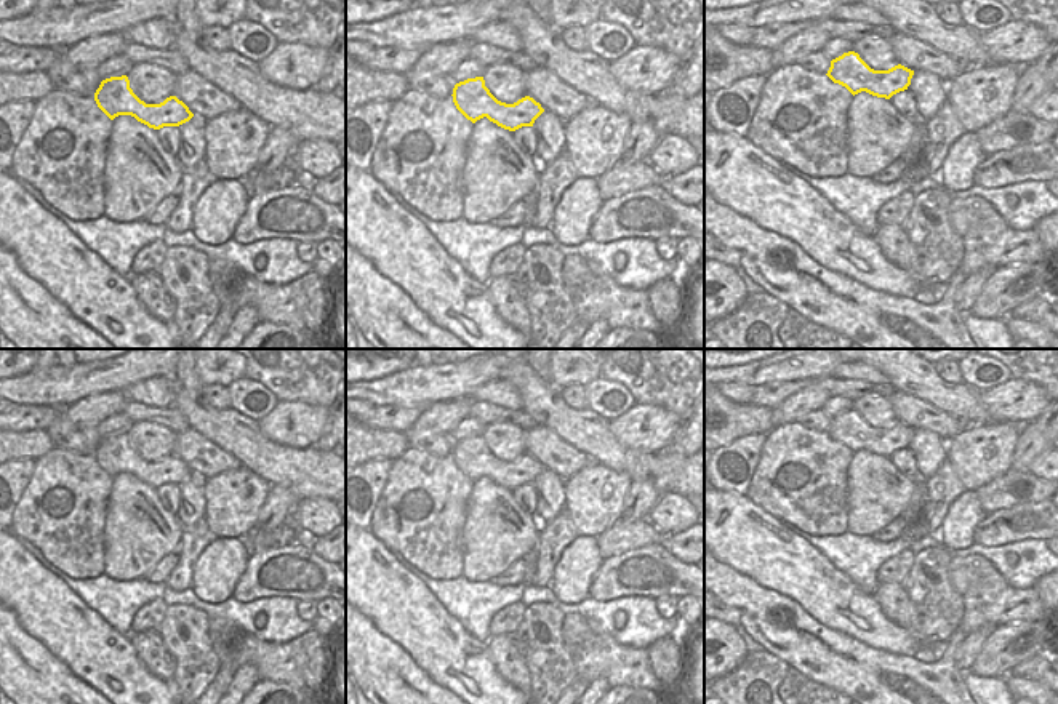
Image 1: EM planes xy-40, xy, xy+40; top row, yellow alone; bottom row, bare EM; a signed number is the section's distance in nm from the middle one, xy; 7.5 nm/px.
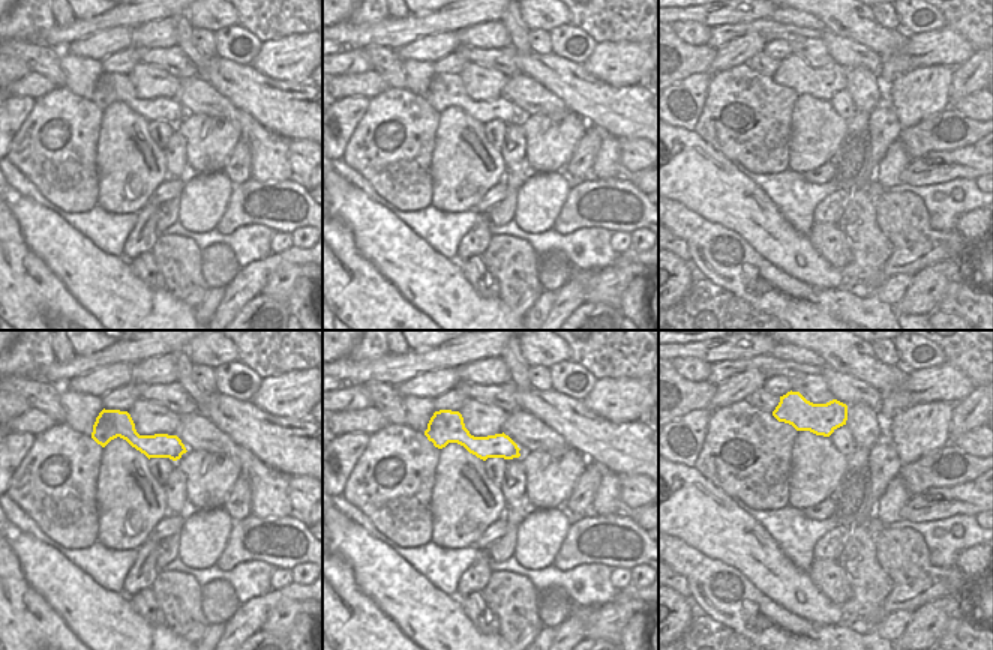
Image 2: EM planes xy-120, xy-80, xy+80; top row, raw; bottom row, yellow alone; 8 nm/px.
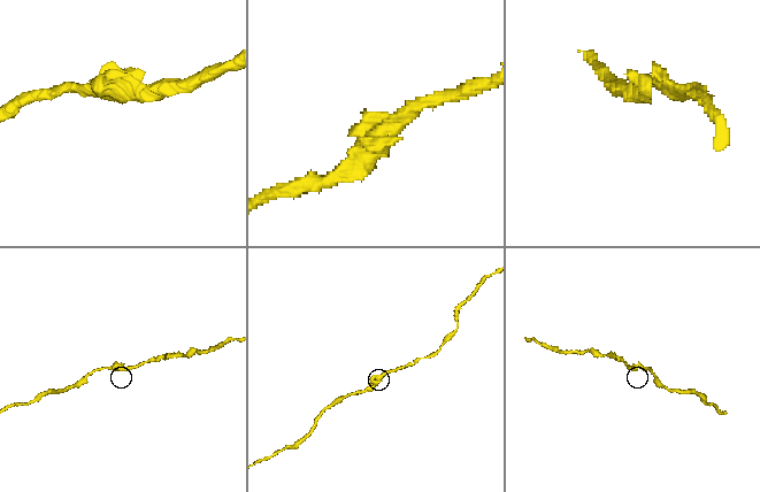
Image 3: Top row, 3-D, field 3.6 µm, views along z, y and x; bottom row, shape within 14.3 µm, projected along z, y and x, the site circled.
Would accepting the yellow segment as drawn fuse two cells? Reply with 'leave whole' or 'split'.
leave whole

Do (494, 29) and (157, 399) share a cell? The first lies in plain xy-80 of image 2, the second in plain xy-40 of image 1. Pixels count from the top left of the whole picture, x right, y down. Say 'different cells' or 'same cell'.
same cell

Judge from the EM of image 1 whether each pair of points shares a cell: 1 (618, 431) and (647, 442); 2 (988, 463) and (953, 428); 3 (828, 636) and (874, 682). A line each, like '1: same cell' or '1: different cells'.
1: same cell
2: different cells
3: same cell

